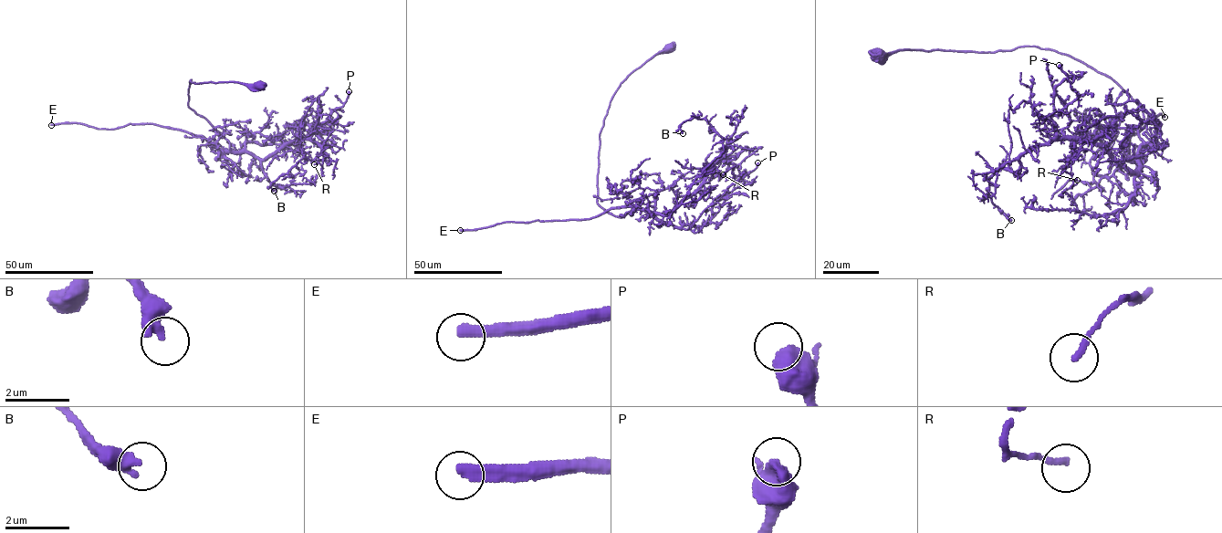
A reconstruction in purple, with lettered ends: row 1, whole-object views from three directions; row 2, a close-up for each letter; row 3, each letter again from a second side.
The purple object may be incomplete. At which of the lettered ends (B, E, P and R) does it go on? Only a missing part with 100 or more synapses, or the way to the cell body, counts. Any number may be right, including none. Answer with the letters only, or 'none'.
E

